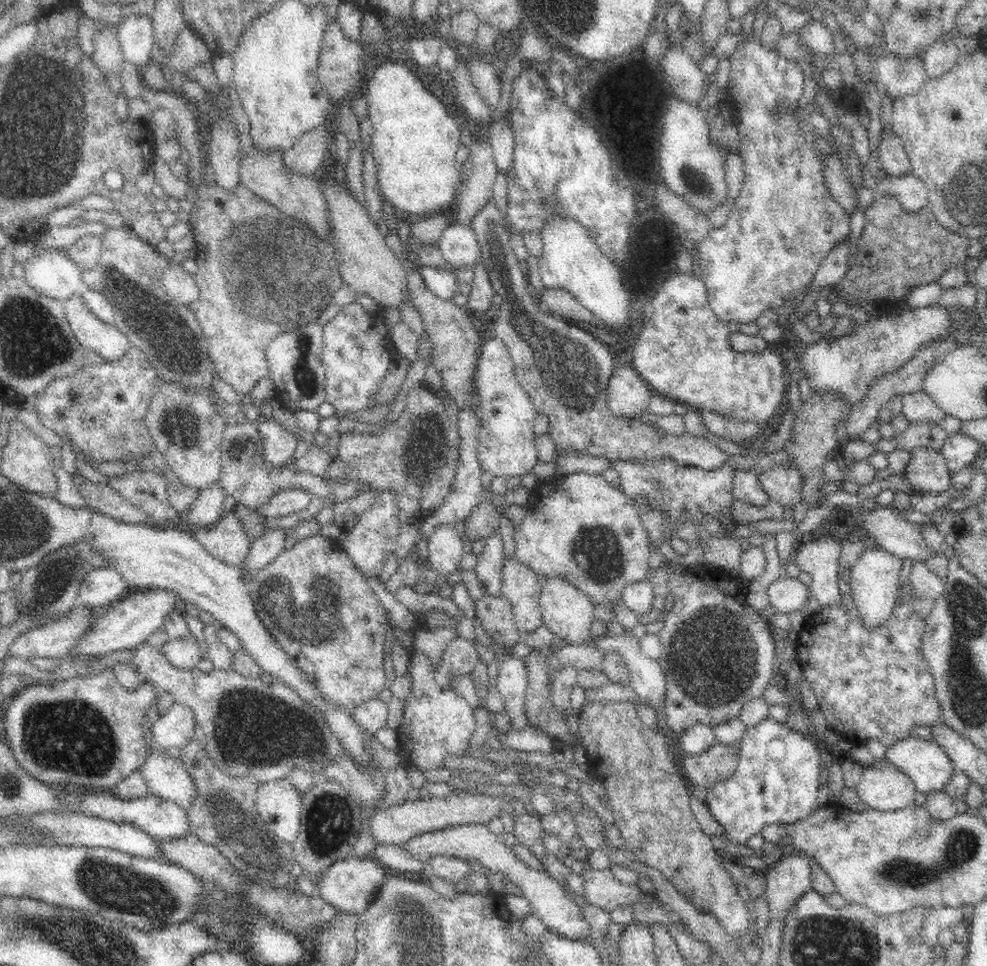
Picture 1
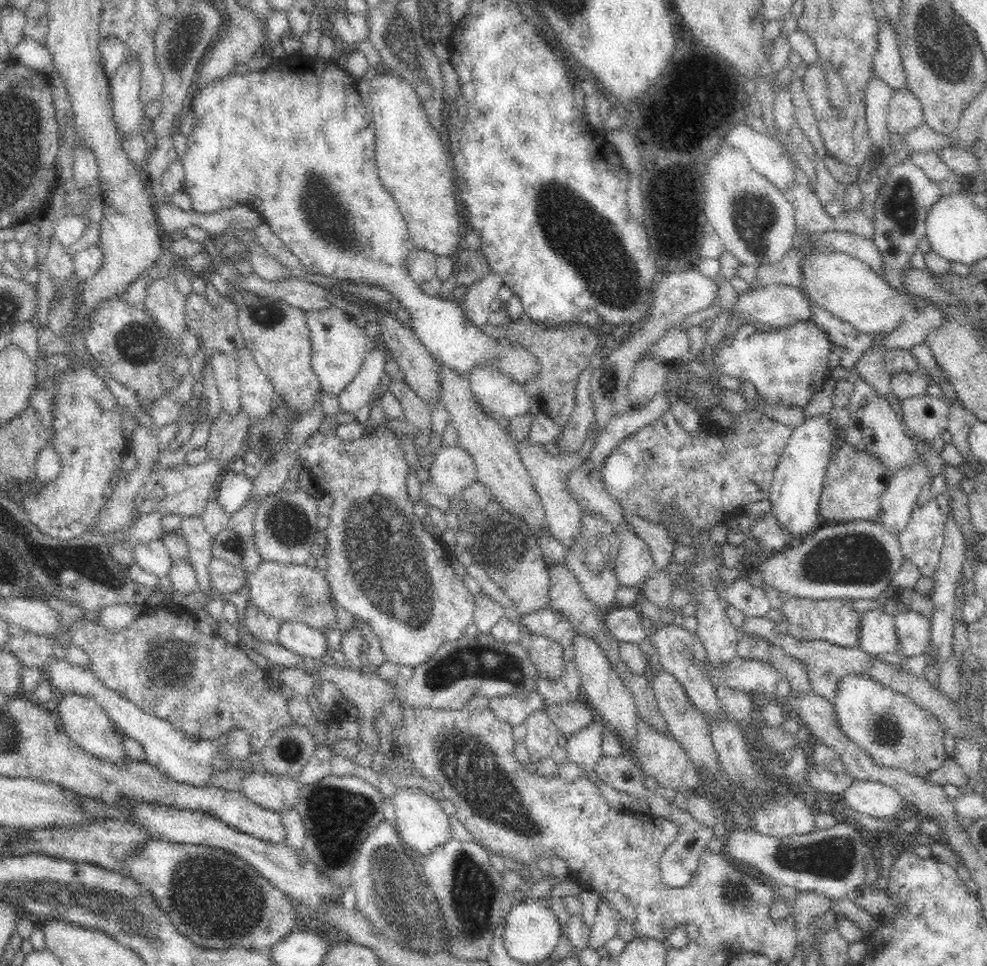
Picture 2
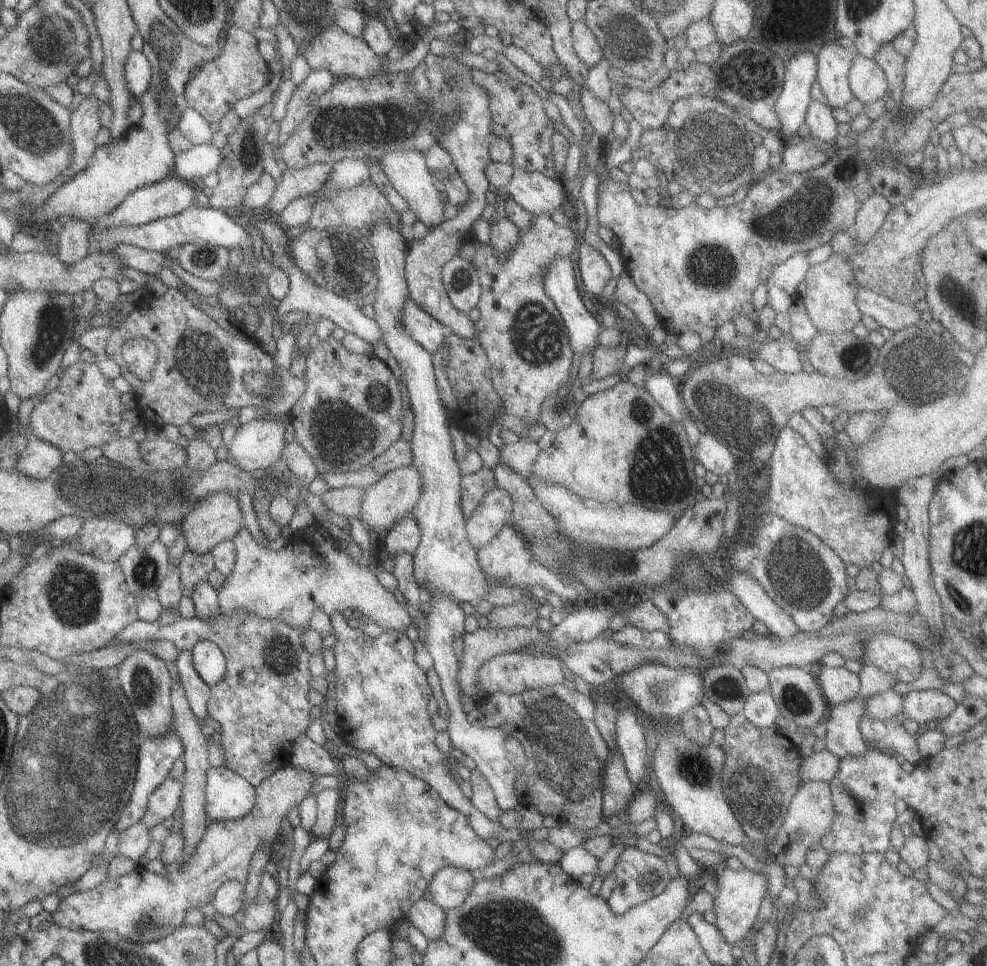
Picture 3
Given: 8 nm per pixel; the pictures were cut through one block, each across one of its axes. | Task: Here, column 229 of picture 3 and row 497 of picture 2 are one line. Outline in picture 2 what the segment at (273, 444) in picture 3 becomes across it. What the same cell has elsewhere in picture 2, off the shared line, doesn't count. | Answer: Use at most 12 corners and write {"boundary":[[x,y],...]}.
{"boundary":[[458,443],[435,453],[428,486],[449,500],[477,482]]}

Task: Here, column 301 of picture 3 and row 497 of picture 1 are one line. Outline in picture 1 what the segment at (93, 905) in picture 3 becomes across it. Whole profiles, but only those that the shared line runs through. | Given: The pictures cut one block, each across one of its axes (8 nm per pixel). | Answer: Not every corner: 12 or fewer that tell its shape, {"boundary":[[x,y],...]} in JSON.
{"boundary":[[774,466],[758,476],[770,501],[782,508],[800,502],[805,479]]}

